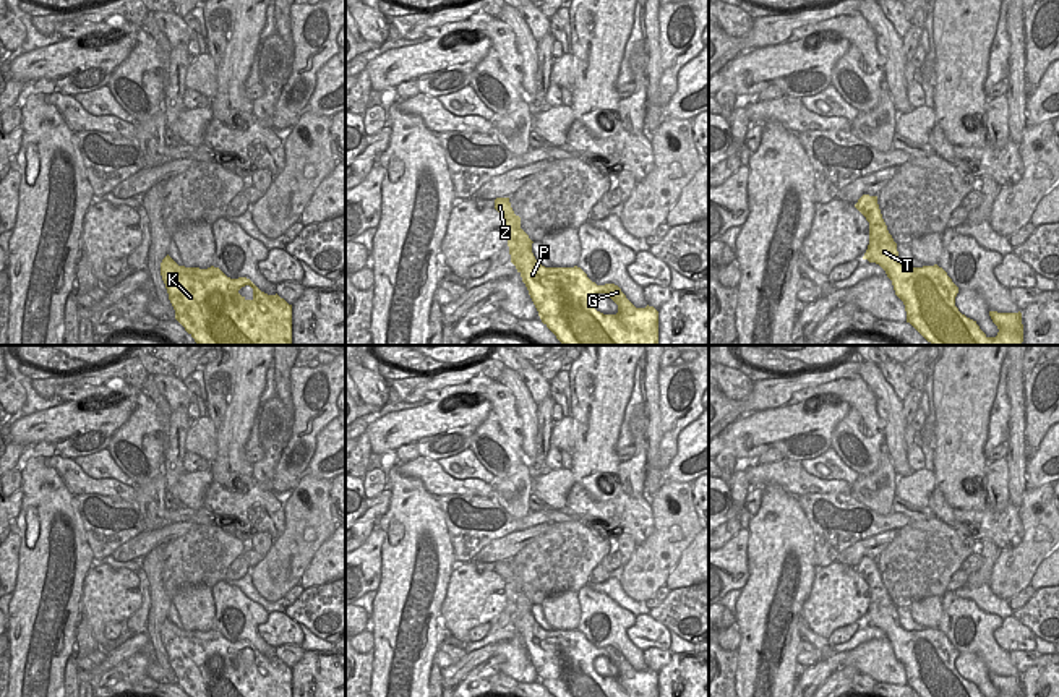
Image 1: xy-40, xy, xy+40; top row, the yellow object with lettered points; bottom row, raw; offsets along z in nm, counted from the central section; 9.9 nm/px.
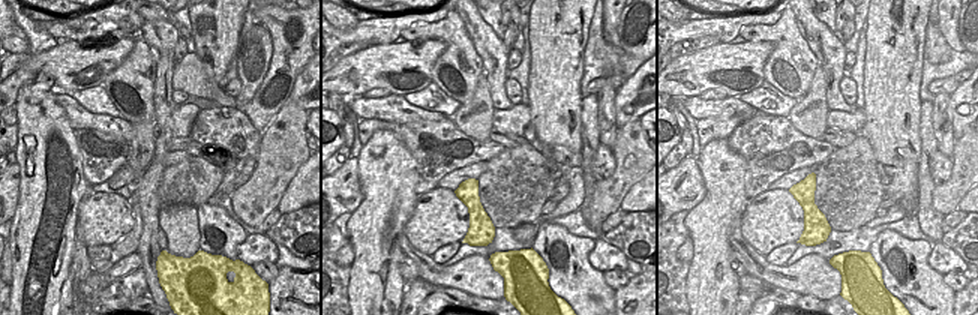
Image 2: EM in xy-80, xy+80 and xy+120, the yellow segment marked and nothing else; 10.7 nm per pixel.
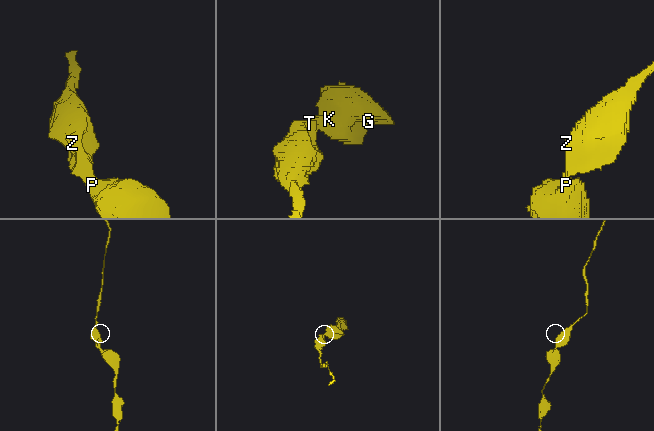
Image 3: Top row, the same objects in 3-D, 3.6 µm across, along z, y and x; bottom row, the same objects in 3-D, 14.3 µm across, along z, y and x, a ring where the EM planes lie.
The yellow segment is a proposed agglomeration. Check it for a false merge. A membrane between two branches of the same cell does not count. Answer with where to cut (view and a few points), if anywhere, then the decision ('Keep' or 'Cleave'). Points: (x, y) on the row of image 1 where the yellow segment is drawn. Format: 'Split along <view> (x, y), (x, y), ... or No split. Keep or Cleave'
No split. Keep.

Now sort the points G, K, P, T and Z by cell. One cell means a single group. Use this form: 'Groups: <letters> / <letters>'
Groups: G K P T Z

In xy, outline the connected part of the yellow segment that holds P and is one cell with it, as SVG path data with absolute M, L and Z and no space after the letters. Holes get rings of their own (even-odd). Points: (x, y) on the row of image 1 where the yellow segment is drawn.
M496 198L495 209L506 220L511 263L521 274L542 323L563 345L658 345L658 311L654 306L636 308L618 285L597 285L577 266L542 266L509 198ZM597 293L607 293L618 305L618 313L597 311Z

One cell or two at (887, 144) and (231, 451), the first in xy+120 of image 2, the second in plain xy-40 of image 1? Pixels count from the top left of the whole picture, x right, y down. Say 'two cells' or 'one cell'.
one cell

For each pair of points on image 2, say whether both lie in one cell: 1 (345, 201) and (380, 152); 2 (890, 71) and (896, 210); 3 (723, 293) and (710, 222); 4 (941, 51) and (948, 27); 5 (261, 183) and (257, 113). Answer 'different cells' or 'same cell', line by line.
1: different cells
2: different cells
3: same cell
4: different cells
5: different cells

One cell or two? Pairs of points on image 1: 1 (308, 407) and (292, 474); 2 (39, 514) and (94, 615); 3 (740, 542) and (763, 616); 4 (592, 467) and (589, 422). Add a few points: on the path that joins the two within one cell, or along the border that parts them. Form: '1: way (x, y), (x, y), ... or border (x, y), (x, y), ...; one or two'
1: way (308, 423), (307, 457); one
2: border (94, 564), (83, 582), (80, 616); two
3: border (748, 529), (746, 584), (741, 590); two
4: way (592, 456), (592, 433); one

